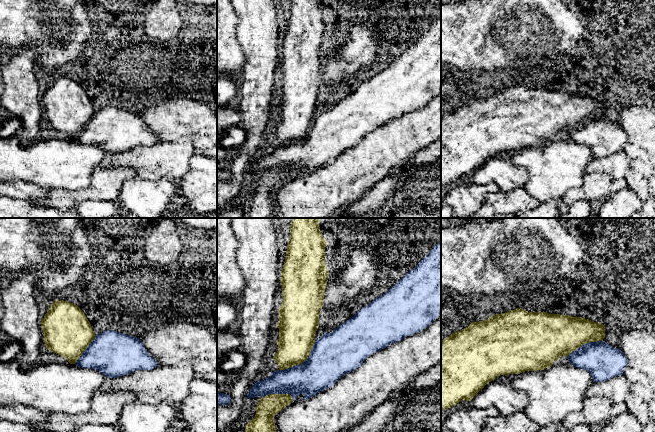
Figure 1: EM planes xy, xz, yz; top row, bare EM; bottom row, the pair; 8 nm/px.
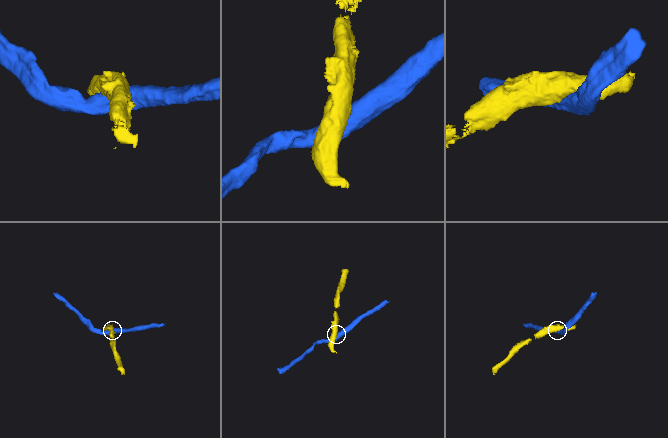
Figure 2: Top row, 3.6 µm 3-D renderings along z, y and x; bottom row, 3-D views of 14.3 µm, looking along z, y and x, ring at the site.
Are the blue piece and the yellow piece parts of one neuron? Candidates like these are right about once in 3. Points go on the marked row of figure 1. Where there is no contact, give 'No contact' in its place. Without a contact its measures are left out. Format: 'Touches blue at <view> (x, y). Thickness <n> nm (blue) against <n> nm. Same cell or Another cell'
Touches blue at xz (302, 363). Thickness 360 nm (blue) against 280 nm. Another cell

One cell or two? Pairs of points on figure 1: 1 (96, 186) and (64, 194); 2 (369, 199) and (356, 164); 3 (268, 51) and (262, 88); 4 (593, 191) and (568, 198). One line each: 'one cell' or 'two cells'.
1: one cell
2: two cells
3: one cell
4: one cell

